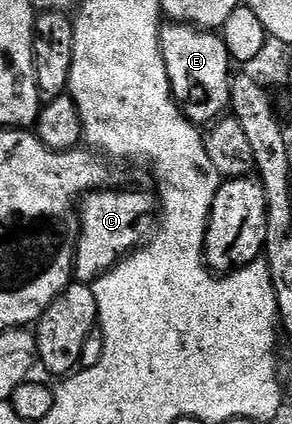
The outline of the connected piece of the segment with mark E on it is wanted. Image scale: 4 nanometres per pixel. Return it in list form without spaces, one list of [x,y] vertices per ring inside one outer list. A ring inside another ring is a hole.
[[[169,22],[160,29],[160,52],[166,61],[172,96],[191,123],[211,125],[229,110],[234,60],[228,56],[224,40],[219,34],[201,31],[199,27],[190,27],[187,23]]]

